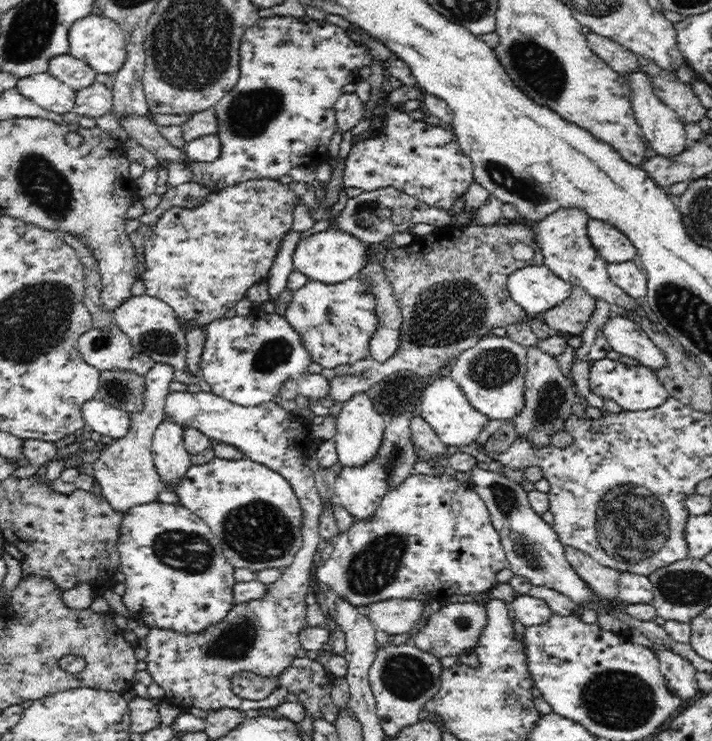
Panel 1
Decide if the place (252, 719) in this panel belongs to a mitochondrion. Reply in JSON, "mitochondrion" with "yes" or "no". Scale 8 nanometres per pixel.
{"mitochondrion":"no"}

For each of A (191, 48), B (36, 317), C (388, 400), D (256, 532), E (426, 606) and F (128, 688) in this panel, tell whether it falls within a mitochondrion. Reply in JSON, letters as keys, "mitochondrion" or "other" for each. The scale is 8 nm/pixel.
{"A":"mitochondrion","B":"mitochondrion","C":"mitochondrion","D":"mitochondrion","E":"other","F":"other"}

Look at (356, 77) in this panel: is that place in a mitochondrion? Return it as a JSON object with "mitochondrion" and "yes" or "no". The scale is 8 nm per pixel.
{"mitochondrion":"no"}

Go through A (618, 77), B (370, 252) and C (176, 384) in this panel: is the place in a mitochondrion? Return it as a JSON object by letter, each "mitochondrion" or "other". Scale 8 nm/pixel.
{"A":"other","B":"other","C":"other"}

